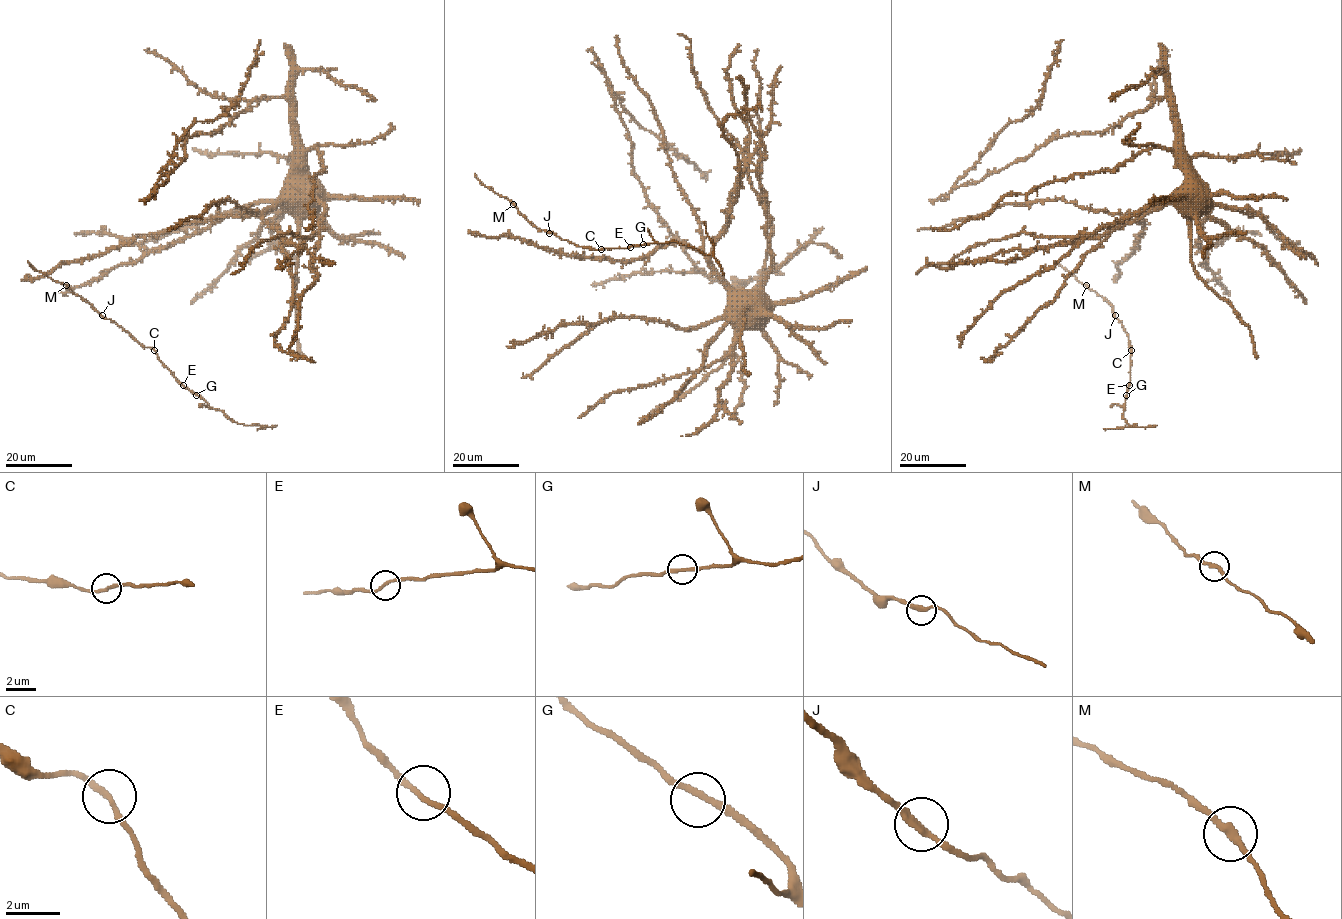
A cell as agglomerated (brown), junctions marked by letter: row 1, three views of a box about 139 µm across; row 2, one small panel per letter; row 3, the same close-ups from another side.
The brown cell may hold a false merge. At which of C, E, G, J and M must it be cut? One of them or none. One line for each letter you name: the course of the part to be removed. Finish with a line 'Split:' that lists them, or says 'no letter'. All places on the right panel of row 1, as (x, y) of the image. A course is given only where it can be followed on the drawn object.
Split: no letter

